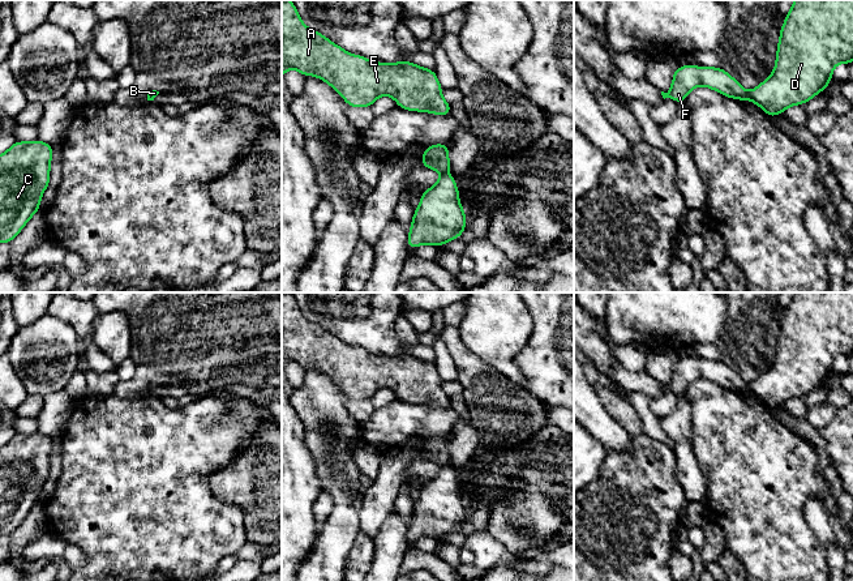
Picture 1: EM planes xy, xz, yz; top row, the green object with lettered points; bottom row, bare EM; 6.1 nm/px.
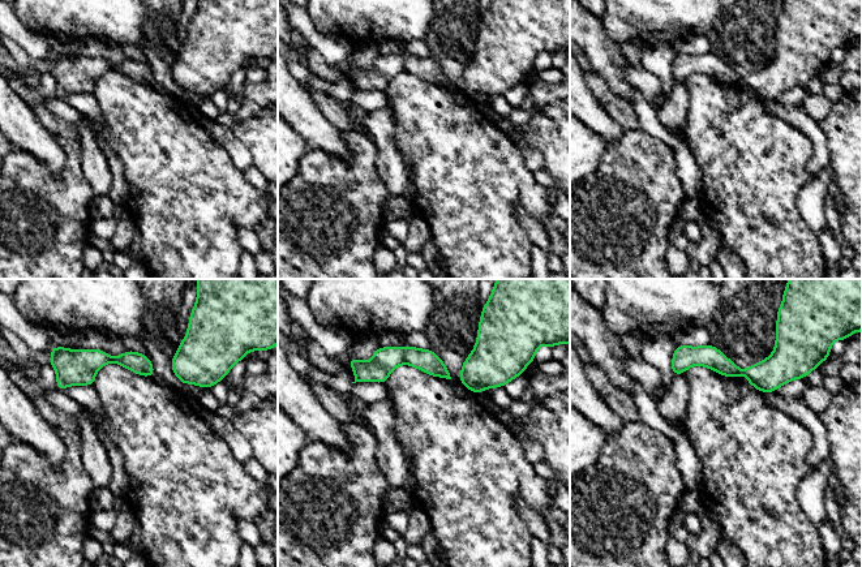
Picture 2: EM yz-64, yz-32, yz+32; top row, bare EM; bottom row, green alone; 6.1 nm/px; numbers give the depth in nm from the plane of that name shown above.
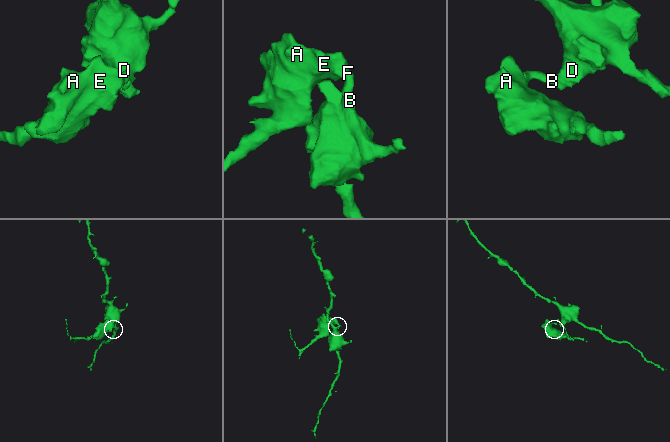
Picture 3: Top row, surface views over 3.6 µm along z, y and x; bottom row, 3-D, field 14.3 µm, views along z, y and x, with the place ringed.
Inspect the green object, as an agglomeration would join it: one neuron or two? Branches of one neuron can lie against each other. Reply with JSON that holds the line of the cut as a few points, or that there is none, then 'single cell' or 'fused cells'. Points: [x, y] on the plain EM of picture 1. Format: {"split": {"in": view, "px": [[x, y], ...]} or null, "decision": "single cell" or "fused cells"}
{"split": {"in": "yz", "px": [[748, 385], [749, 391]]}, "decision": "fused cells"}

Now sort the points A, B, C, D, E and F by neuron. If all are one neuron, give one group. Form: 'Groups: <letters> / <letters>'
Groups: A C E F / B D

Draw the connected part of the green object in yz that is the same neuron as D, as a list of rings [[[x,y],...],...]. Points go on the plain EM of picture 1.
[[[794,292],[780,321],[772,367],[749,385],[770,410],[826,383],[839,355],[853,354],[853,292]]]

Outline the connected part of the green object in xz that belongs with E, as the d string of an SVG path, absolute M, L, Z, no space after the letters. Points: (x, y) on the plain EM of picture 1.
M284 292L282 295L282 368L290 362L327 375L350 400L370 400L377 390L389 388L403 402L451 407L450 396L442 390L442 380L434 363L407 353L394 356L376 355L360 347L352 347L320 324L307 320L295 296Z

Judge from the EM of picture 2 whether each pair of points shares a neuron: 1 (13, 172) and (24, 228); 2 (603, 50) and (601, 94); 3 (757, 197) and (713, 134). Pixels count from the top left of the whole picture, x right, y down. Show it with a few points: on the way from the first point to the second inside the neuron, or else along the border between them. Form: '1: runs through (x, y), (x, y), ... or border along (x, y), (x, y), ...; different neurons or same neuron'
1: runs through (24, 187), (24, 214); same neuron
2: border along (594, 69), (622, 98); different neurons
3: runs through (753, 181), (751, 172), (729, 150); same neuron

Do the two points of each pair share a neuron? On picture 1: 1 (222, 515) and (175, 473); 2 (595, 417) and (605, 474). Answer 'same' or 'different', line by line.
1: same
2: different

